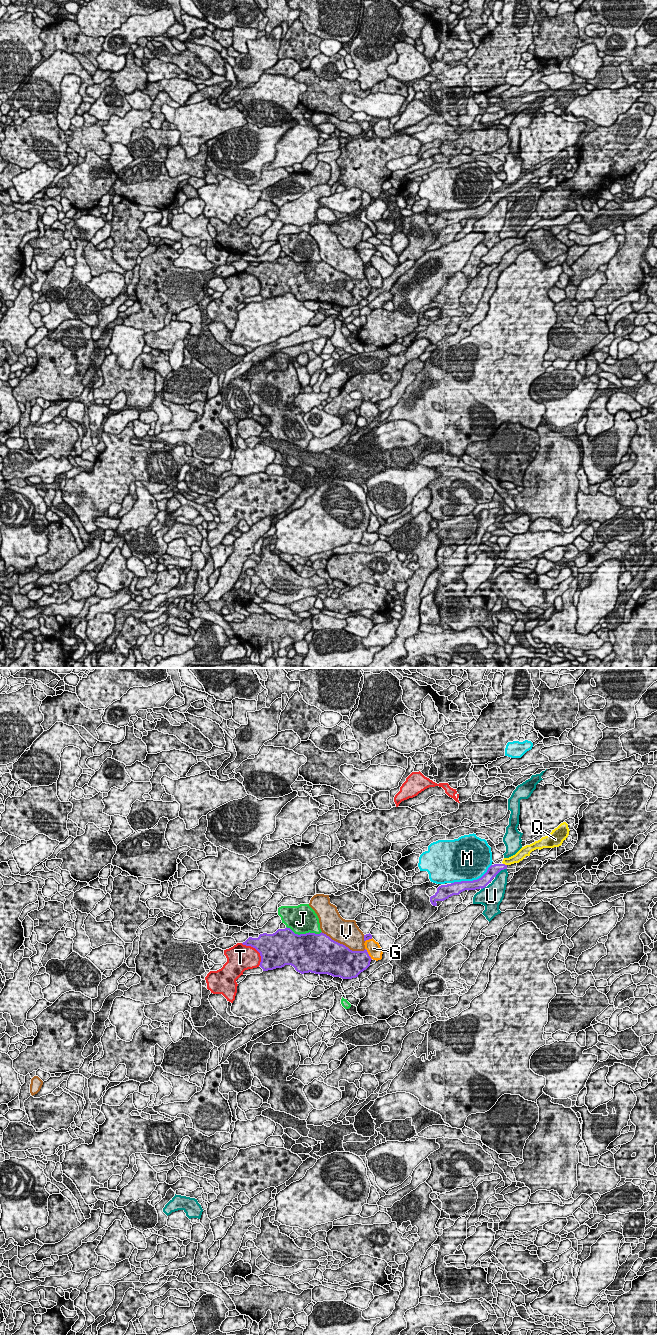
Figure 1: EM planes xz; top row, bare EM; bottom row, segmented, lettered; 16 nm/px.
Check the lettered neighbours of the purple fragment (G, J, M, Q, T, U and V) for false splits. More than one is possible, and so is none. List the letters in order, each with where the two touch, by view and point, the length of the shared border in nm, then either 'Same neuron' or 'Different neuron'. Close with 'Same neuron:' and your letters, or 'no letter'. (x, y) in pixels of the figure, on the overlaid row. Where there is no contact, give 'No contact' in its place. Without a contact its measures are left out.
G: Touches purple at xz (368, 954). Shared border 220 nm. Different neuron
J: Touches purple at xz (304, 934). Shared border 600 nm. Different neuron
M: Touches purple at xz (473, 880). Shared border 700 nm. Different neuron
Q: Touches purple at xz (504, 864). Shared border 70 nm. Same neuron
T: Touches purple at xz (256, 949). Shared border 480 nm. Different neuron
U: Touches purple at xz (500, 870). Shared border 240 nm. Different neuron
V: Touches purple at xz (342, 944). Shared border 750 nm. Different neuron
Same neuron: Q

